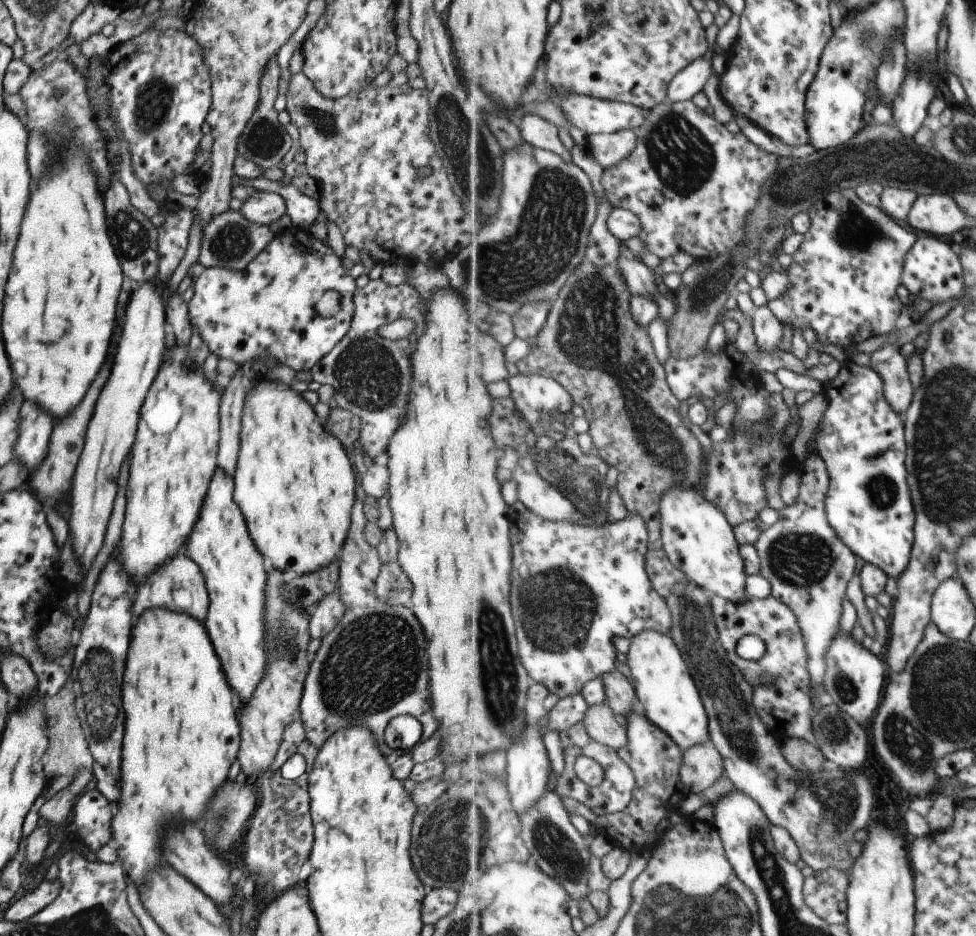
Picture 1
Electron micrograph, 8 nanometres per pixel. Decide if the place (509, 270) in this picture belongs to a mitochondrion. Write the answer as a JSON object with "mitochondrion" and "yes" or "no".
{"mitochondrion":"yes"}

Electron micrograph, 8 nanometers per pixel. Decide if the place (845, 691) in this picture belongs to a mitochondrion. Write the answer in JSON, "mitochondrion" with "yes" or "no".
{"mitochondrion":"yes"}

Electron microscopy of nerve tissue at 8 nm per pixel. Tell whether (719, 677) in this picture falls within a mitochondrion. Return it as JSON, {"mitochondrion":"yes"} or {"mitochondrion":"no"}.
{"mitochondrion":"yes"}

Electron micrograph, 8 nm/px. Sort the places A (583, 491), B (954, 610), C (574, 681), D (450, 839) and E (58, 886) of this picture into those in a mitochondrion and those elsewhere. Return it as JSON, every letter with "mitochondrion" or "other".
{"A":"mitochondrion","B":"other","C":"other","D":"mitochondrion","E":"other"}

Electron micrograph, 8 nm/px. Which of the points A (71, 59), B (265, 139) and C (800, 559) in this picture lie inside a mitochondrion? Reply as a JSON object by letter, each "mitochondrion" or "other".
{"A":"other","B":"mitochondrion","C":"mitochondrion"}

